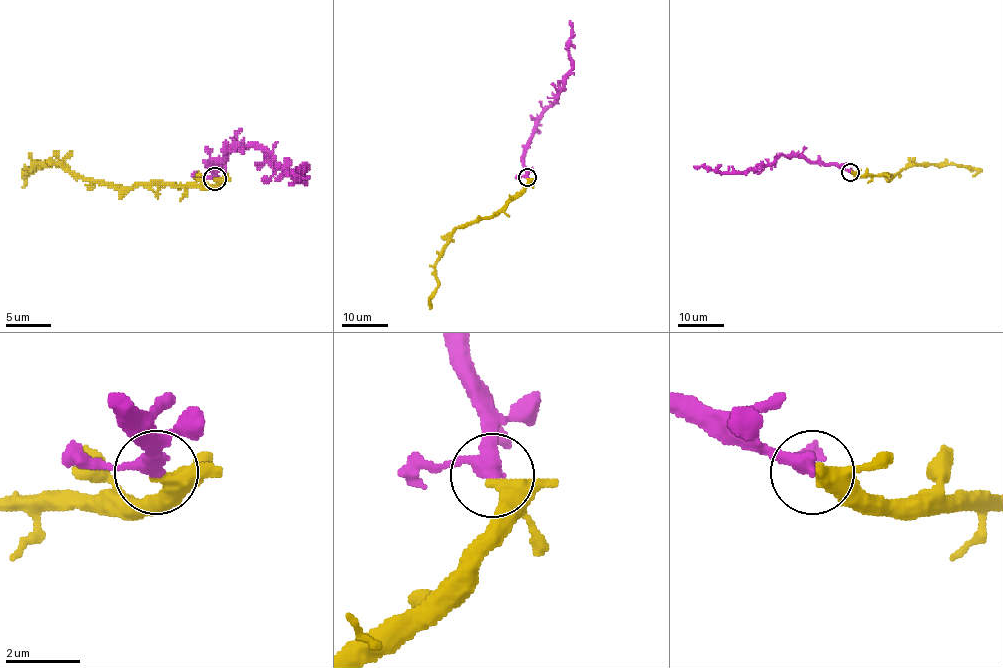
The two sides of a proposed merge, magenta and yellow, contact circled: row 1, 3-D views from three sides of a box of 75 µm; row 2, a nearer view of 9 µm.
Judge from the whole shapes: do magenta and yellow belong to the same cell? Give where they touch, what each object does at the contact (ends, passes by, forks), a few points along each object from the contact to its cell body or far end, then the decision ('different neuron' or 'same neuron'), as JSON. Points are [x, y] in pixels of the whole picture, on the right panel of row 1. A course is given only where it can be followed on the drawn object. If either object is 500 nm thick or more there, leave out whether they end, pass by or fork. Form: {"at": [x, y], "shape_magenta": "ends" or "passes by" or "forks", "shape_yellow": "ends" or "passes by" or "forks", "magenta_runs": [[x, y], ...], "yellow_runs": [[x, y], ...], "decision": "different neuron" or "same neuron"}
{"at": [850, 172], "shape_magenta": "passes by", "shape_yellow": "ends", "magenta_runs": [[850, 171], [833, 163], [780, 155], [767, 165], [741, 173], [716, 173], [701, 166], [693, 167]], "yellow_runs": [[851, 171], [858, 175], [892, 176], [915, 165], [961, 165], [978, 171], [973, 176]], "decision": "different neuron"}

